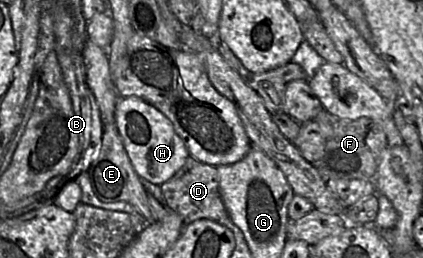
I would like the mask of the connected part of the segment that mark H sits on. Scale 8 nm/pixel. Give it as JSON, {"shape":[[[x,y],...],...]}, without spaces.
{"shape":[[[138,97],[118,98],[115,121],[124,149],[135,172],[150,183],[161,185],[171,178],[190,156],[185,142],[175,132],[171,121],[156,107]]]}

